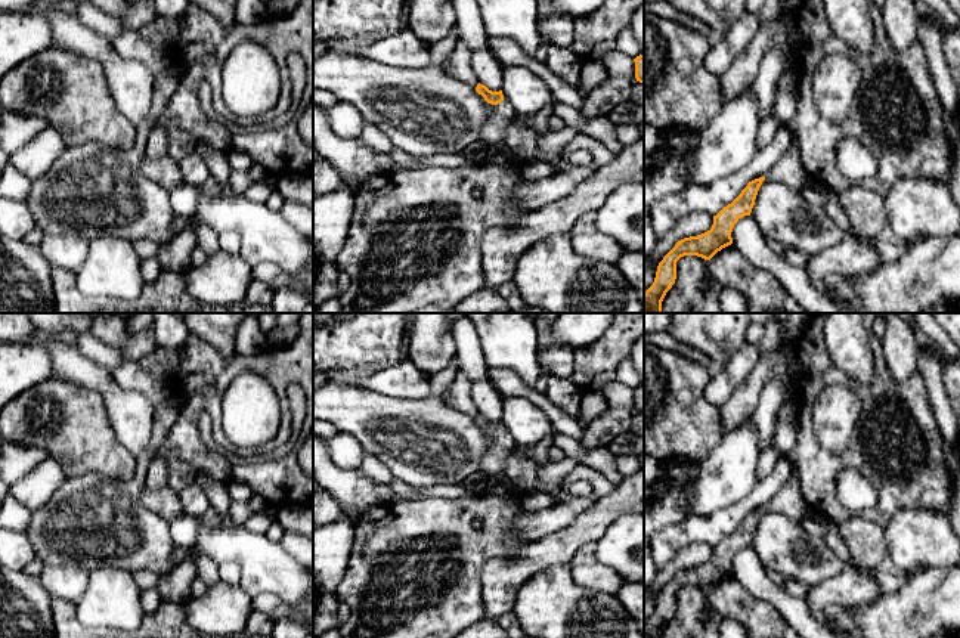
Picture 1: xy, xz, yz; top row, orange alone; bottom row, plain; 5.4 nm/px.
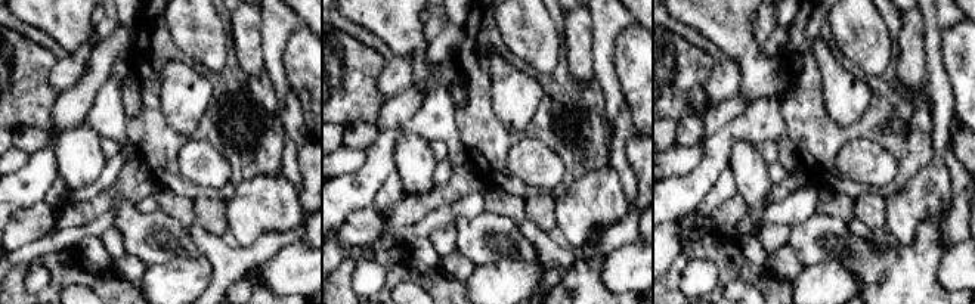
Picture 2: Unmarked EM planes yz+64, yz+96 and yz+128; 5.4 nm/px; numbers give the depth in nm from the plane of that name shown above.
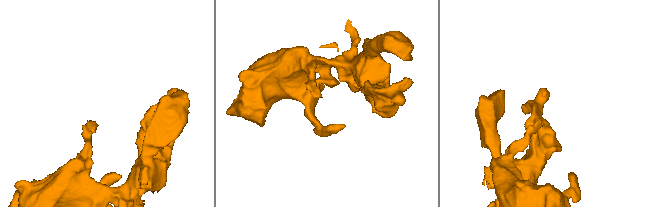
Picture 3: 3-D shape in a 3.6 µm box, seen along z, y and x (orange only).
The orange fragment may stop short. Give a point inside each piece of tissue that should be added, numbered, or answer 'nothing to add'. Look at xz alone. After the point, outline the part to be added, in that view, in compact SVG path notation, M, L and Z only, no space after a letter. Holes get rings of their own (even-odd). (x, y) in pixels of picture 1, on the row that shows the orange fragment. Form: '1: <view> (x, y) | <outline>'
1: xz (492, 132) | M508 100L493 105L490 114L480 128L479 142L490 146L502 146L504 130L508 123L515 117L515 111Z

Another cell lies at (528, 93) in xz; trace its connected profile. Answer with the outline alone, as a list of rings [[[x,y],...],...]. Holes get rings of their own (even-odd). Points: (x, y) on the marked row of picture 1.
[[[502,66],[502,95],[517,114],[526,115],[558,103],[545,81],[524,66]]]

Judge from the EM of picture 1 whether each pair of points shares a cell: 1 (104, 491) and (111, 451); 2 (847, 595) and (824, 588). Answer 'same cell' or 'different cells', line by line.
1: different cells
2: same cell

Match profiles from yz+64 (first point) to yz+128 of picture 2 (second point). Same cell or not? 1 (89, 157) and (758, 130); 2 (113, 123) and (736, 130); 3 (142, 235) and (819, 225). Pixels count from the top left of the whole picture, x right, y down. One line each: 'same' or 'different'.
1: different
2: same
3: same

